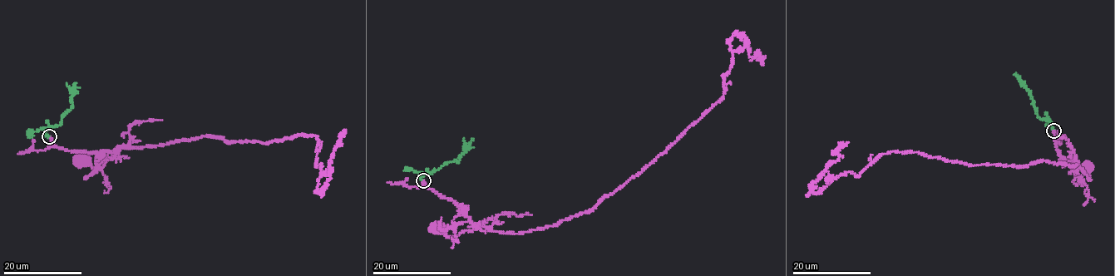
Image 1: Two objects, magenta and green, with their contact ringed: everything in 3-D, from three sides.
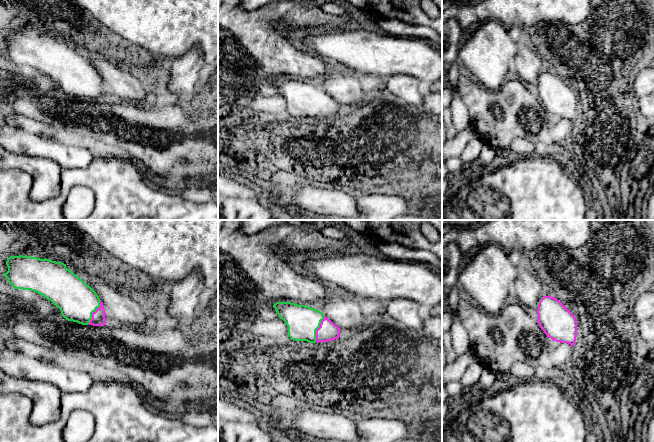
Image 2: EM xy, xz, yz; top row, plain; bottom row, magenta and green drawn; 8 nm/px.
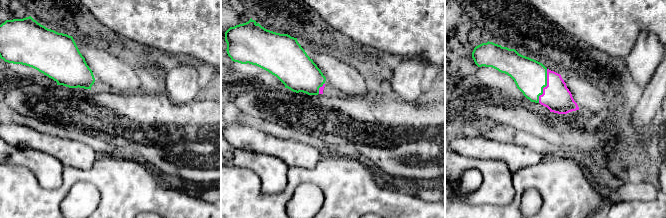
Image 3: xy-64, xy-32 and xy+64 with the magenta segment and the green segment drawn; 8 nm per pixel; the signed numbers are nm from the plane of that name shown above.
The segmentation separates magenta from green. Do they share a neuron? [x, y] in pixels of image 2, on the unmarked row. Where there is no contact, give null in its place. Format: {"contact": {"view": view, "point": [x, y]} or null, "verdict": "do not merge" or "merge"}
{"contact": {"view": "xz", "point": [318, 104]}, "verdict": "merge"}

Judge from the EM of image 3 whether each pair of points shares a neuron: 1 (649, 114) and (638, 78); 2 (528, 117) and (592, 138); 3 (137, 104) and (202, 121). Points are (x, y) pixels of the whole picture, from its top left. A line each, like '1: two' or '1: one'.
1: two
2: one
3: one

